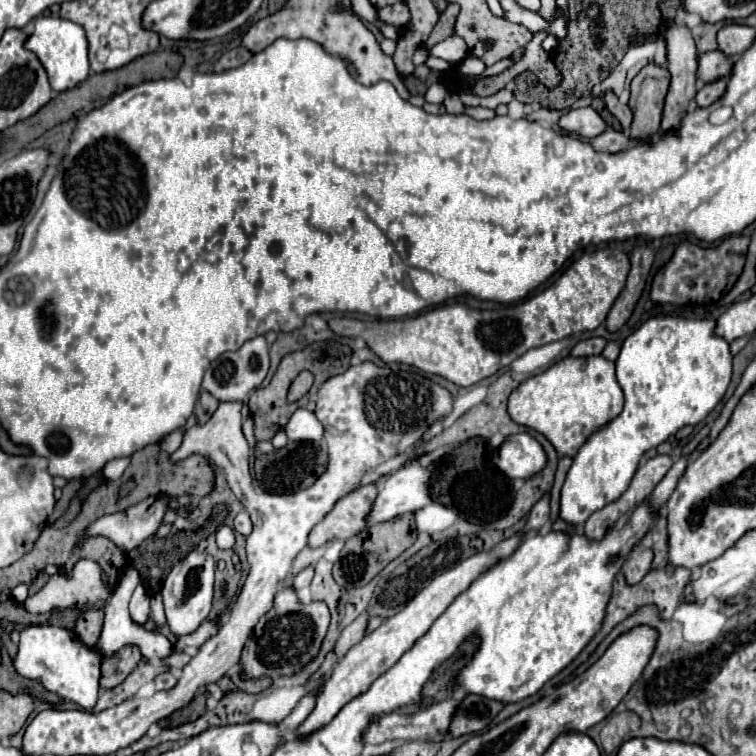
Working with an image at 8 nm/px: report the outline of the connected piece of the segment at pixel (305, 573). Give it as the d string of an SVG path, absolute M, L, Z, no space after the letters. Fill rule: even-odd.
M308 566L306 570L302 570L302 572L294 578L292 588L294 588L294 590L300 590L300 588L308 586L308 584L310 584L310 580L312 580L312 576L314 576L314 566Z

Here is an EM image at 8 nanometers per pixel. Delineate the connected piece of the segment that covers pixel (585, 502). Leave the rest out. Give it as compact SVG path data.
M678 314L654 316L636 328L622 344L620 356L616 360L616 378L624 392L624 410L606 422L602 428L590 434L590 438L580 446L566 474L560 498L560 518L576 528L580 528L588 516L606 504L614 502L630 484L640 458L658 444L666 442L670 434L676 434L684 426L696 426L702 422L714 406L724 398L726 388L732 378L732 352L730 342L714 334L716 320L696 320Z

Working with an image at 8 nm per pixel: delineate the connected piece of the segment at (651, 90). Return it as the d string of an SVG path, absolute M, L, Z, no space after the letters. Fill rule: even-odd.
M646 66L636 76L636 82L632 82L630 102L628 102L632 114L636 110L636 120L632 120L630 126L632 140L642 140L642 142L652 140L652 136L658 132L668 84L670 84L668 72L656 66Z

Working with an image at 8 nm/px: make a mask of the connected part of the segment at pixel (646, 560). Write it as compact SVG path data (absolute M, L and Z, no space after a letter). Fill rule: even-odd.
M634 546L630 556L626 558L626 562L622 564L622 572L626 576L626 582L628 584L640 582L640 578L644 578L644 574L650 570L652 558L654 558L652 550L642 550L642 548Z

